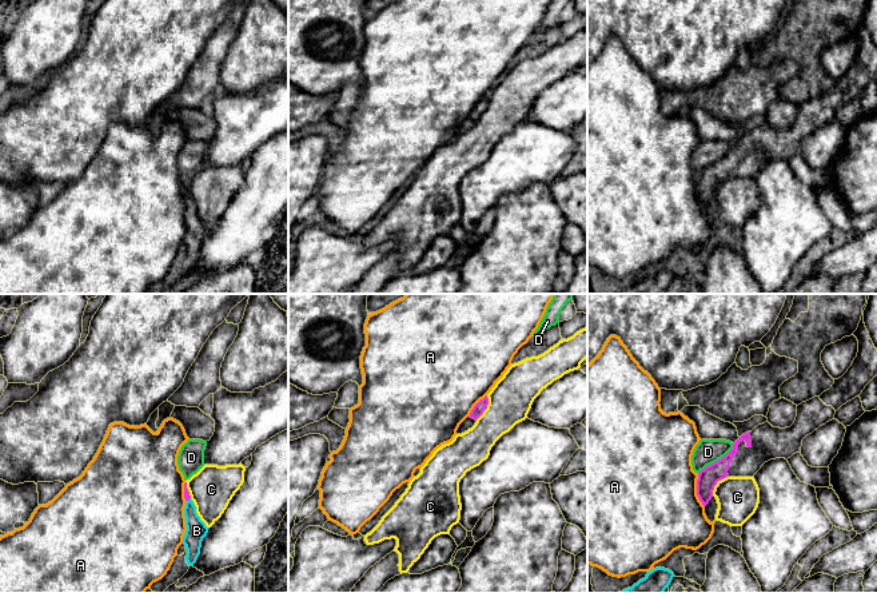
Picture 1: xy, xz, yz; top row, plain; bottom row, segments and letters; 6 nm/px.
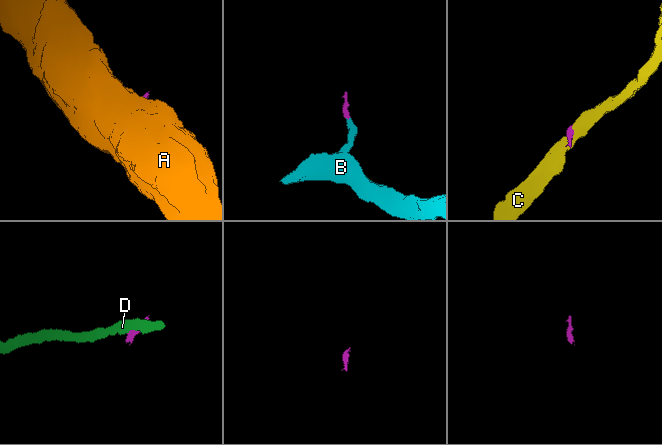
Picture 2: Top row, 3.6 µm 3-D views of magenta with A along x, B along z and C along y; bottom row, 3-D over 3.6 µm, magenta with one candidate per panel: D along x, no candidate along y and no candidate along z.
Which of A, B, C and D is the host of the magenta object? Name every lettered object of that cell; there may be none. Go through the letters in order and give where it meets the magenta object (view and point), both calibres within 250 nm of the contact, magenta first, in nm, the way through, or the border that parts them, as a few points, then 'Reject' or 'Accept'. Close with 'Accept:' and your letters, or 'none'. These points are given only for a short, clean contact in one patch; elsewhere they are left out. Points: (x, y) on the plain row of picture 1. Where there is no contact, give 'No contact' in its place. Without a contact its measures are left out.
A: Touches magenta at yz (697, 191). Thickness 120 nm (magenta) against 500 nm. Boundary: yz (697, 175), (697, 198), (704, 207). Reject
B: Touches magenta at xy (188, 199). Thickness 40 nm (magenta) against 120 nm. Path across: xy (187, 196), (188, 199), (190, 215), (196, 231). Accept
C: Touches magenta at xz (486, 108). Thickness 70 nm (magenta) against 260 nm. Boundary: xz (487, 96), (487, 108), (475, 120). Reject
D: Touches magenta at yz (717, 162). Thickness 120 nm (magenta) against 150 nm. Boundary: yz (733, 144), (724, 156), (706, 166), (698, 175). Reject
Accept: B

